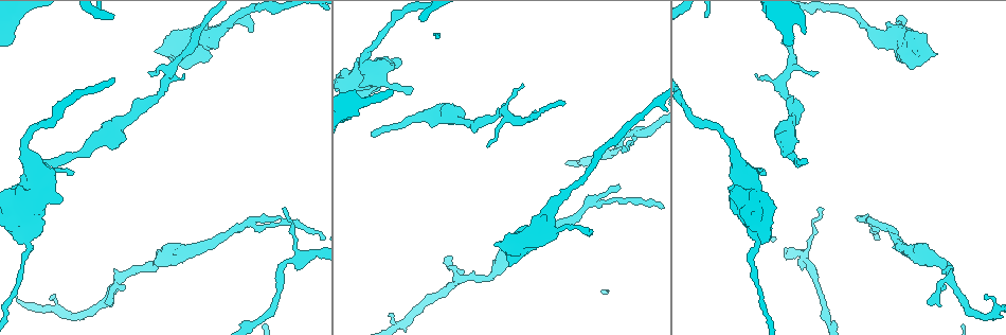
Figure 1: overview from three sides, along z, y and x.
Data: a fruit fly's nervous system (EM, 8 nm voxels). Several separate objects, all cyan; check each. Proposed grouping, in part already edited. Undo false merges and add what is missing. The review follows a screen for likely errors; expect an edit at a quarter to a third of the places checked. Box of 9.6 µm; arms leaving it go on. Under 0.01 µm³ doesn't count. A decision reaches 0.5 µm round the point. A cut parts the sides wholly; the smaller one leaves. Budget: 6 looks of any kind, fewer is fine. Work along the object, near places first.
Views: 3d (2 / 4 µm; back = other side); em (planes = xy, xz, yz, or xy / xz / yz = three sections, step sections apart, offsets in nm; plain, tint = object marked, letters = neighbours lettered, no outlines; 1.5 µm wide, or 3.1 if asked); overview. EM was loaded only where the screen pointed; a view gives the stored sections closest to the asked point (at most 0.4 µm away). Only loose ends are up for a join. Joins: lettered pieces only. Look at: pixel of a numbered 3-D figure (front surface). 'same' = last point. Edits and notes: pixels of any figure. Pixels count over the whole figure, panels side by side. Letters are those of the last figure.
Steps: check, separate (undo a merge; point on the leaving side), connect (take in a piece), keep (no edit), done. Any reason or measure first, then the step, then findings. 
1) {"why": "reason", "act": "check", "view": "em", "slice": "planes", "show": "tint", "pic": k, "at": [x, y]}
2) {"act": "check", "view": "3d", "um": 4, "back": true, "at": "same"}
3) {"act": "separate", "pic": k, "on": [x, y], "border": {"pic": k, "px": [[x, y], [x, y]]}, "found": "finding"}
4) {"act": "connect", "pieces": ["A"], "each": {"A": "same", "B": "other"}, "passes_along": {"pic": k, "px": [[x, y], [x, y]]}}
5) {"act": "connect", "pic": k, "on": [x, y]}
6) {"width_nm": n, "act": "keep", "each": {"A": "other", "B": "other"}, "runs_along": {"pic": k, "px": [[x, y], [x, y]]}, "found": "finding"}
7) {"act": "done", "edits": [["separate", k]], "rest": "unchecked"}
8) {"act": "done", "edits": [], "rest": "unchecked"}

{"why": "stops while still wide", "act": "check", "view": "3d", "um": 4, "pic": 1, "at": [934, 55]}

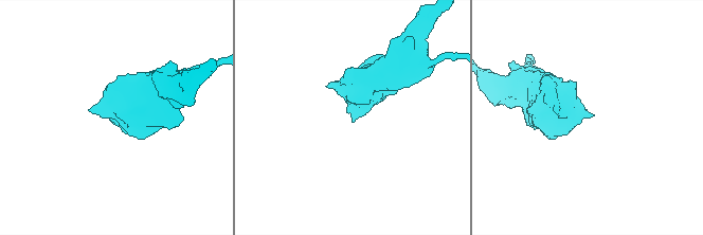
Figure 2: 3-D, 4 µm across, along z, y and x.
{"act": "check", "view": "em", "slice": "xy", "step": 8, "show": "tint", "pic": 2, "at": [589, 117]}

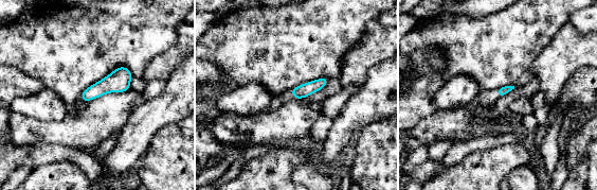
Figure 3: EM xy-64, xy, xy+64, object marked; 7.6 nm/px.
{"why": "another direction", "act": "check", "view": "em", "slice": "planes", "show": "letters", "at": "same"}

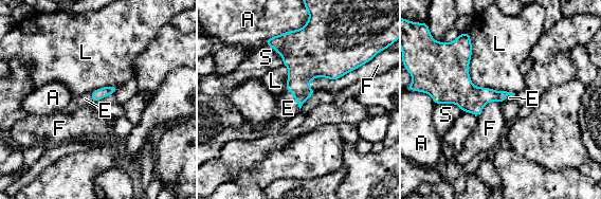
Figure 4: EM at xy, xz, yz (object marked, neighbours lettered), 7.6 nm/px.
{"act": "connect", "pieces": ["E"], "each": {"A": "other", "E": "same", "F": "other", "L": "other", "S": "other"}, "found": "the neuron continues"}

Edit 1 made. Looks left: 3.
{"why": "tapers out", "act": "check", "view": "3d", "um": 2, "back": true, "pic": 1, "at": [928, 301]}

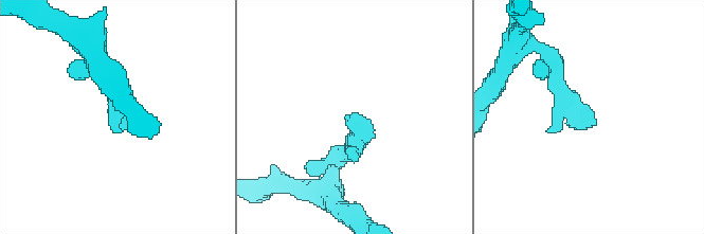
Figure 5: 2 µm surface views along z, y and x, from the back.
{"act": "check", "view": "em", "slice": "xy", "step": 8, "show": "letters", "pic": 5, "at": [353, 113]}

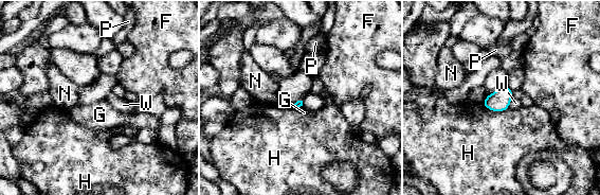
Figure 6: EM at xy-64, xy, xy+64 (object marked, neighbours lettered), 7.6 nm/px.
{"act": "keep", "each": {"F": "other", "G": "other", "H": "other", "N": "other", "P": "other", "W": "other"}, "found": "no lettered piece goes on from it"}

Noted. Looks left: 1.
{"act": "done", "edits": [["connect", 4]], "rest": "unchecked"}

